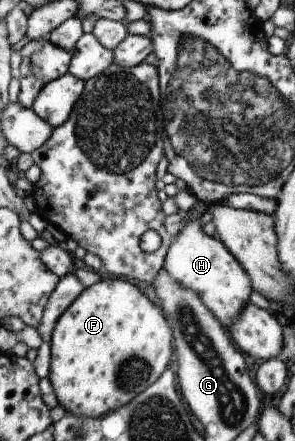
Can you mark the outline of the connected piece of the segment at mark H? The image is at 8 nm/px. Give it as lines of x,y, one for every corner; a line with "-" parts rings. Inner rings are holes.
200,201
192,207
189,212
191,216
188,219
187,226
184,226
180,232
173,237
174,241
168,248
164,268
176,281
180,282
182,287
194,290
202,298
205,306
222,322
222,325
230,327
240,315
240,312
250,302
249,295
252,291
252,280
249,273
239,264
239,261
229,252
229,249
213,236
208,236
203,232
203,227
199,224
201,216
207,212
208,206

